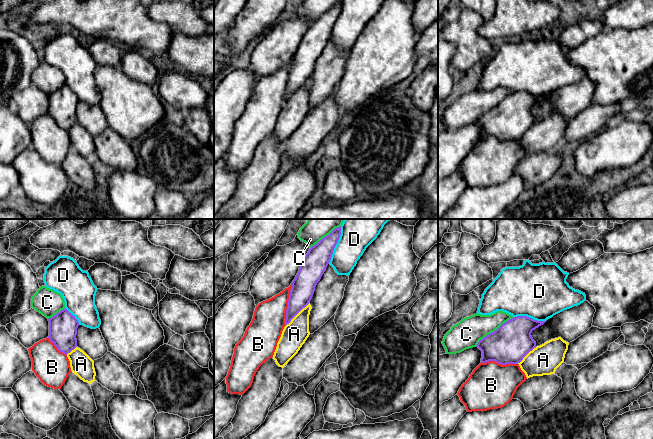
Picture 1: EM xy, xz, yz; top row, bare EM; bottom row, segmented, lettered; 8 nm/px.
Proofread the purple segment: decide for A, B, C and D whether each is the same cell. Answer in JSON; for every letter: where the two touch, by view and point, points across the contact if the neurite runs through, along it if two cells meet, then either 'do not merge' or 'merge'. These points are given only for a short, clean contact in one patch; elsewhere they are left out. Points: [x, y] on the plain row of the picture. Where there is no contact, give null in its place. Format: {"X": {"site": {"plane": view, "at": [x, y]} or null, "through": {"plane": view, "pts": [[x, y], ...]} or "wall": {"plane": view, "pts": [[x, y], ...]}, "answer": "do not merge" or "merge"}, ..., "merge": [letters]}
{"A": {"site": {"plane": "xz", "at": [297, 89]}, "answer": "do not merge"}, "B": {"site": {"plane": "xz", "at": [288, 80]}, "answer": "do not merge"}, "C": {"site": {"plane": "yz", "at": [495, 106]}, "answer": "do not merge"}, "D": {"site": {"plane": "xz", "at": [335, 21]}, "answer": "do not merge"}, "merge": []}

